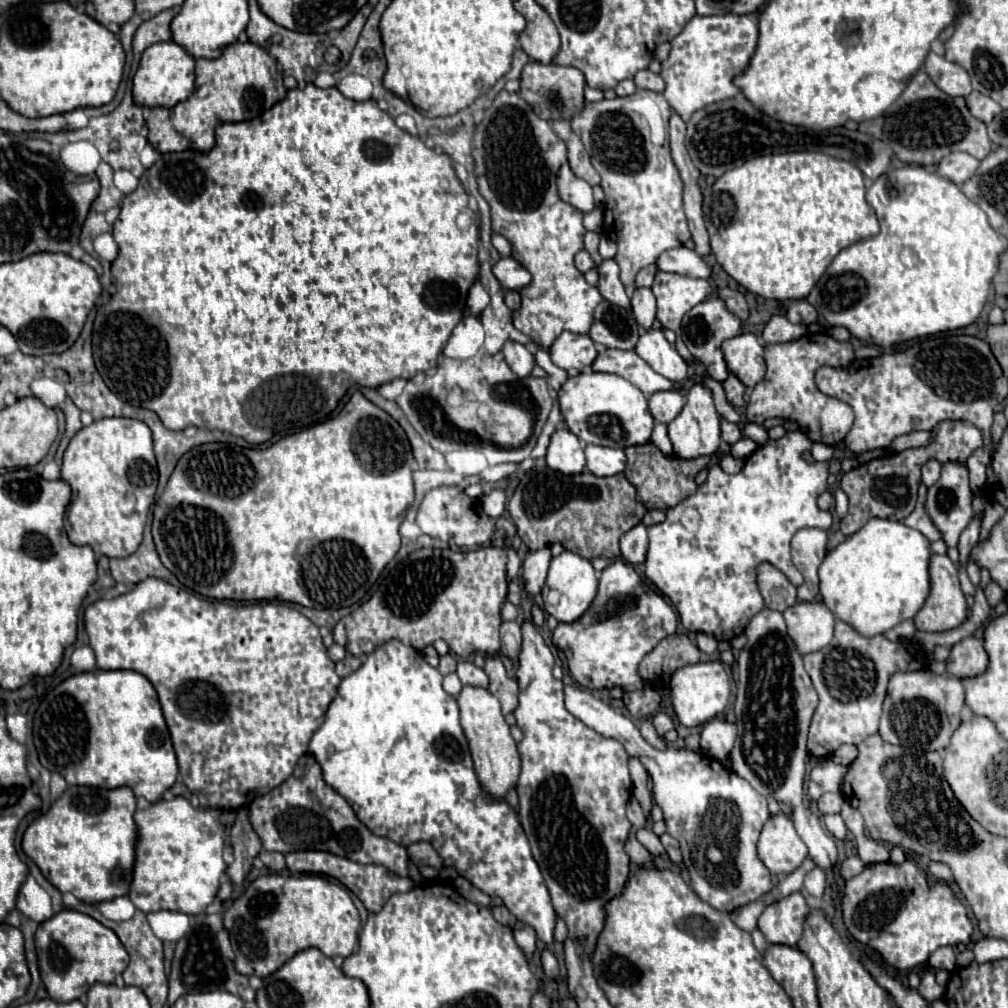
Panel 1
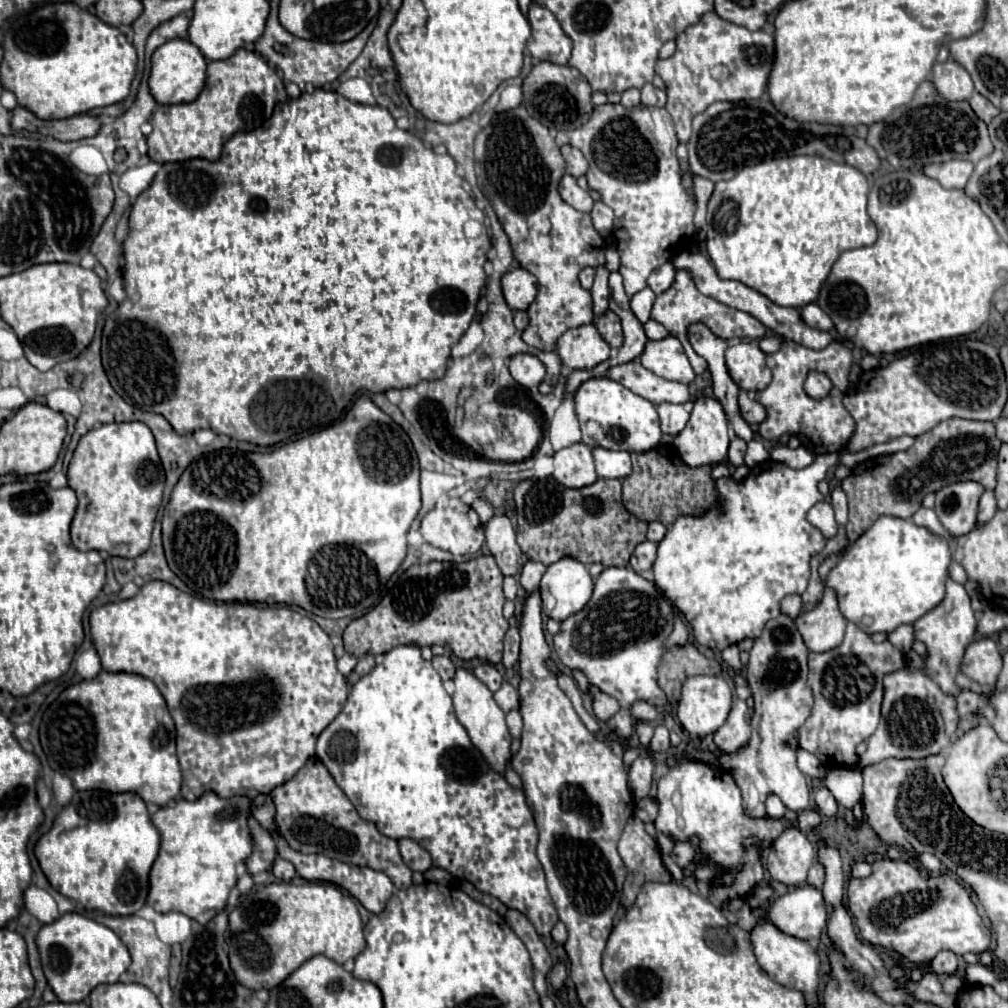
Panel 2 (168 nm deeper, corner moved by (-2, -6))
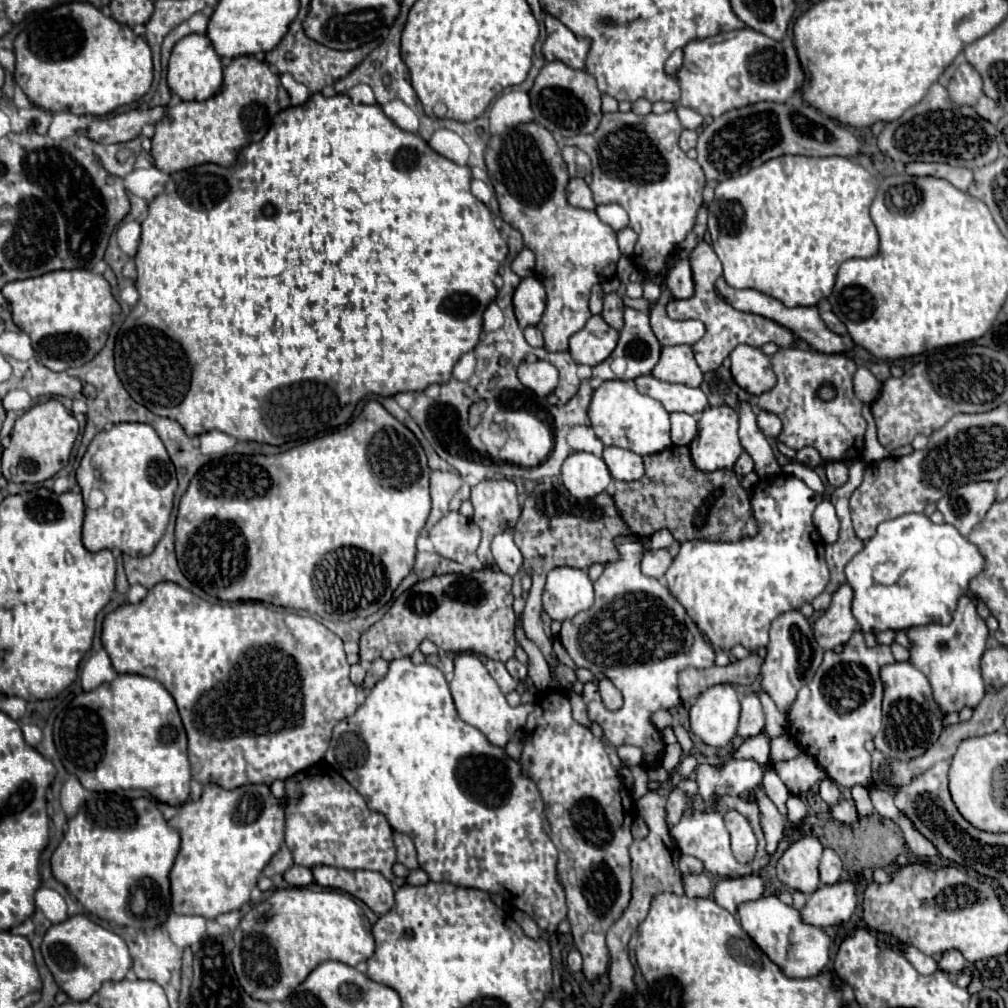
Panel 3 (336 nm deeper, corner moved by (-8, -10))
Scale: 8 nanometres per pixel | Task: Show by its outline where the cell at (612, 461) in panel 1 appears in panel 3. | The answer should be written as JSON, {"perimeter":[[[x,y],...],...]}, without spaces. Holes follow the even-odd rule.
{"perimeter":[[[604,447],[600,459],[604,459],[610,475],[618,481],[636,481],[644,475],[642,457],[632,451],[620,447]]]}

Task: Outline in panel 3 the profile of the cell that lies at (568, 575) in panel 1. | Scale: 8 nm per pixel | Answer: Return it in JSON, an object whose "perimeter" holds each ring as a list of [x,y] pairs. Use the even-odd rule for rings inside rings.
{"perimeter":[[[556,567],[548,573],[542,599],[544,611],[552,619],[566,621],[592,607],[594,587],[586,571],[574,567]]]}

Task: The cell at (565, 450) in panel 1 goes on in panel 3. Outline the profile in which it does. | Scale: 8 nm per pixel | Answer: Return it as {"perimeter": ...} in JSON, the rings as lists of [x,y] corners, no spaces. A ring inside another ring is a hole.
{"perimeter":[[[572,453],[562,465],[562,483],[578,499],[596,497],[612,483],[606,463],[592,453]]]}

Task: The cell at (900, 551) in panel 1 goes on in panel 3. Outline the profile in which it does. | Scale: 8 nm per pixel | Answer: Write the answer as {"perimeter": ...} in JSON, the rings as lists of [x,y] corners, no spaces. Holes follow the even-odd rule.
{"perimeter":[[[910,513],[882,521],[876,535],[864,543],[864,549],[856,553],[846,567],[846,581],[854,589],[852,615],[862,627],[862,633],[882,633],[886,629],[906,631],[926,623],[946,625],[952,619],[956,601],[966,593],[970,579],[982,569],[984,559],[980,551],[948,523],[936,525],[924,513]]]}

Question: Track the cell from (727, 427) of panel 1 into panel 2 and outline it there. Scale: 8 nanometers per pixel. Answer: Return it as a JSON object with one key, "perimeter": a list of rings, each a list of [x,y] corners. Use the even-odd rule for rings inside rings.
{"perimeter":[[[732,437],[730,449],[728,449],[728,461],[734,467],[740,467],[744,463],[744,453],[746,453],[746,441],[742,441],[738,437]]]}

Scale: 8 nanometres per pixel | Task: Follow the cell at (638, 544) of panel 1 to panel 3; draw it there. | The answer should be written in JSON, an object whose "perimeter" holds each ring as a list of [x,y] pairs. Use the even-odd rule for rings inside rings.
{"perimeter":[[[648,549],[642,557],[642,573],[648,575],[648,577],[654,577],[654,579],[660,579],[668,565],[672,563],[672,555],[666,551],[666,549]]]}

